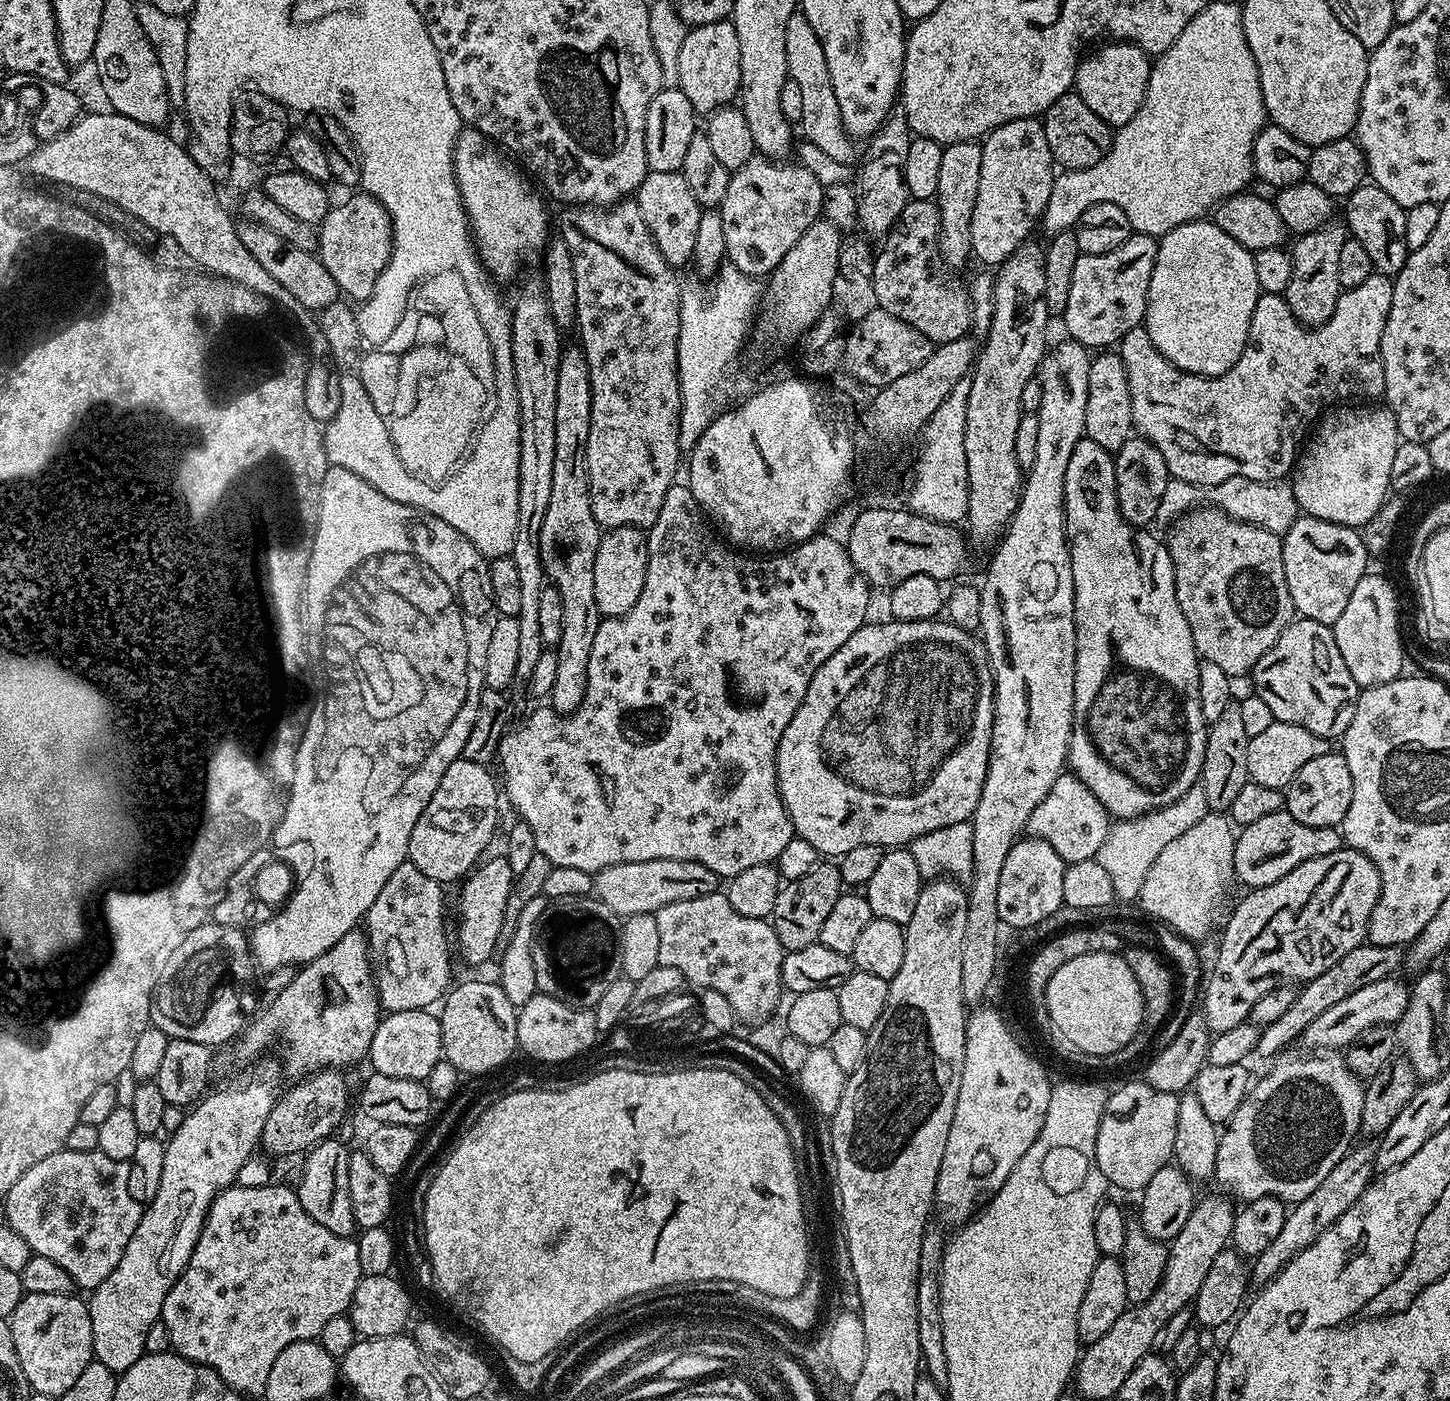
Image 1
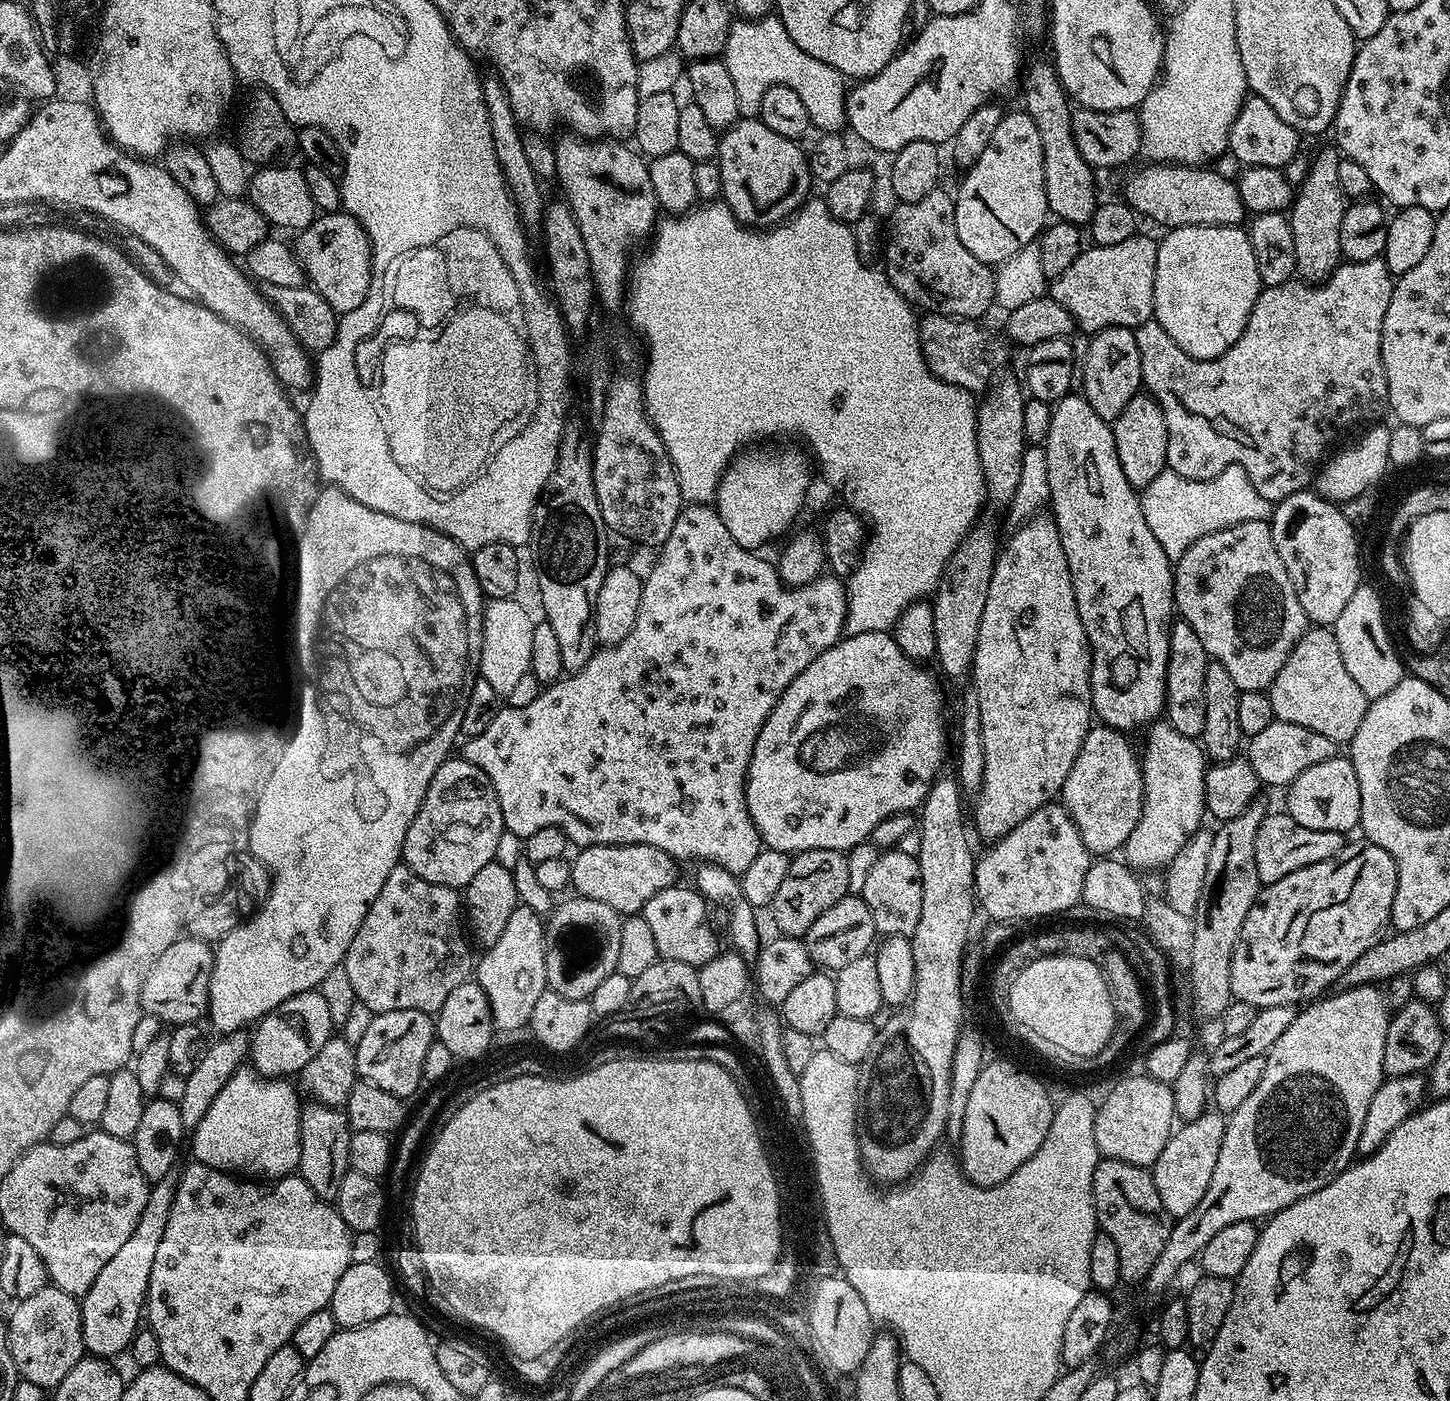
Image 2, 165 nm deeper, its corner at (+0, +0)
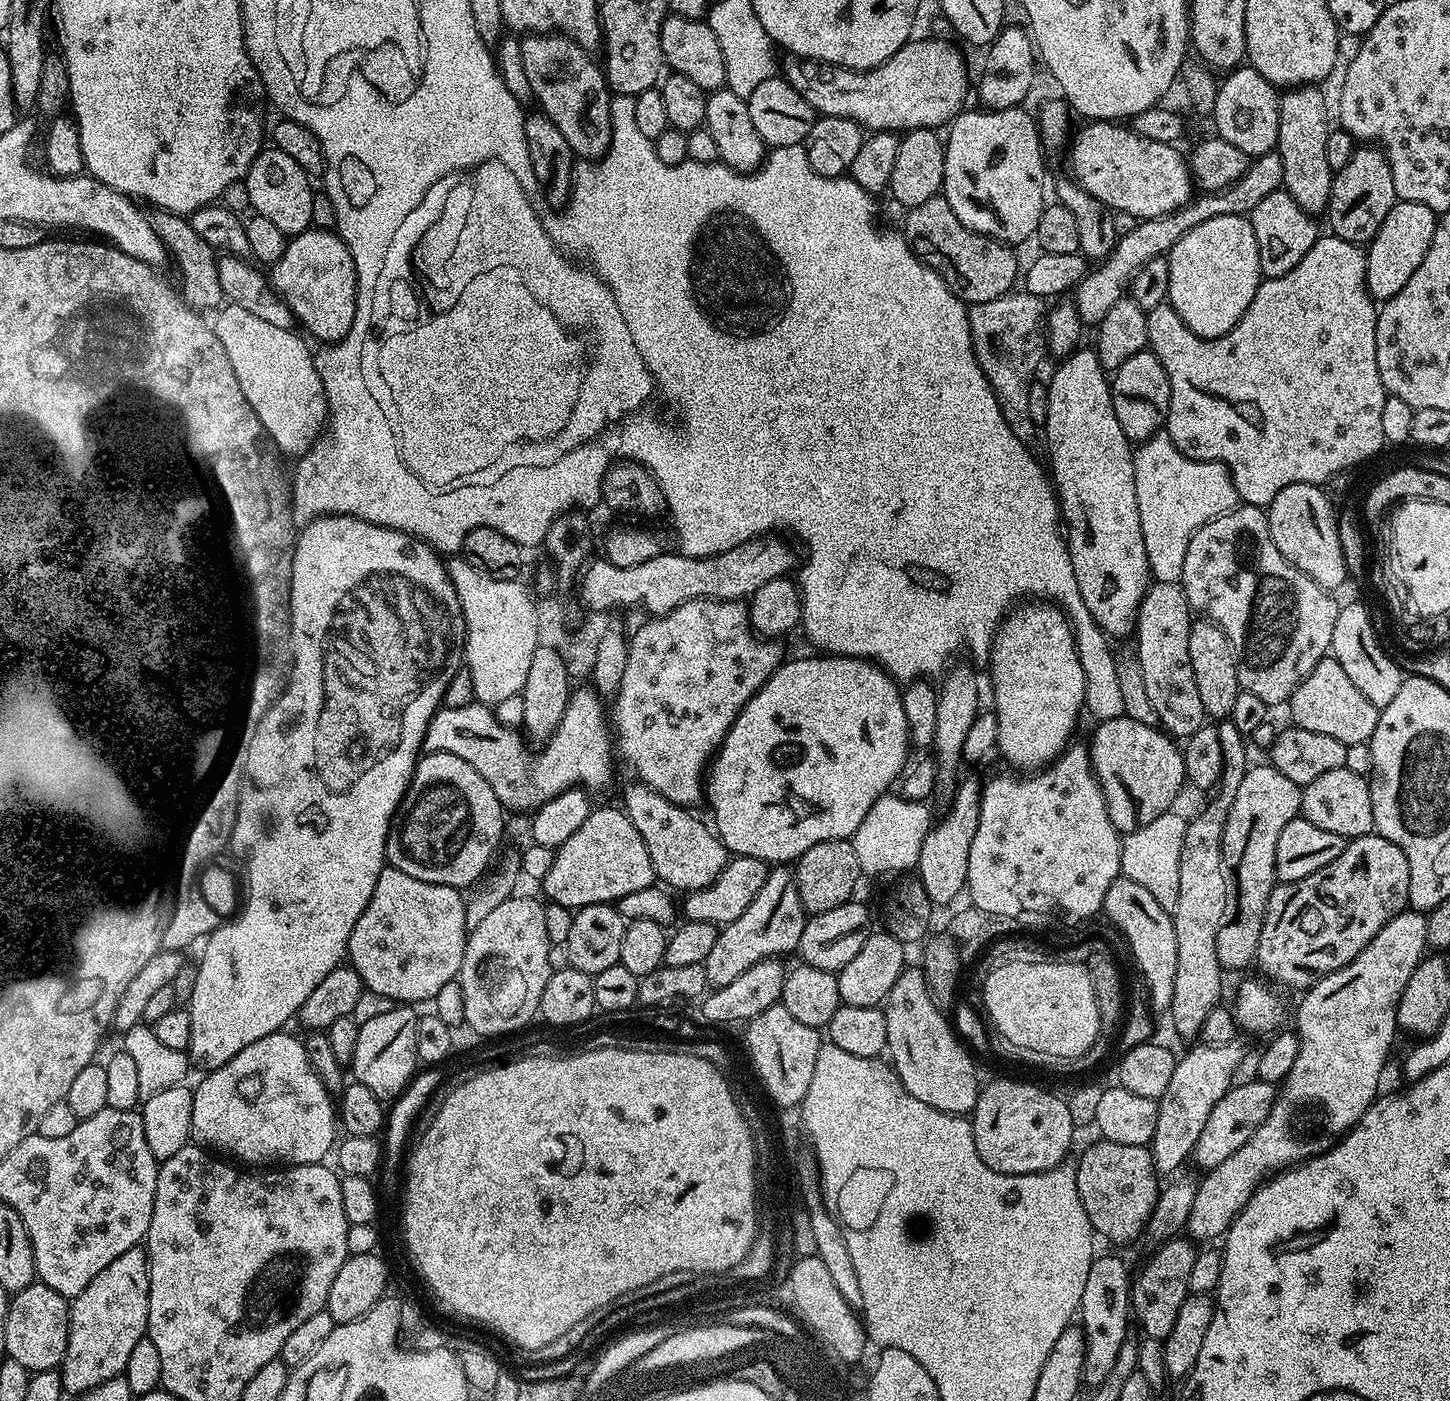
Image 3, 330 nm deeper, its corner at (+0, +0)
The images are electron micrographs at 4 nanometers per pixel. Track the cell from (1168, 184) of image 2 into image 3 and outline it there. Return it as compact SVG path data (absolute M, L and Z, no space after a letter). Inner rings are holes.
M1093 120L1083 125L1080 133L1070 140L1072 148L1071 179L1075 180L1098 202L1102 202L1113 212L1134 214L1137 222L1158 218L1186 206L1194 195L1194 181L1188 170L1187 159L1180 156L1179 147L1166 142L1154 142L1154 138L1142 138L1142 134L1133 132L1131 127L1110 120Z

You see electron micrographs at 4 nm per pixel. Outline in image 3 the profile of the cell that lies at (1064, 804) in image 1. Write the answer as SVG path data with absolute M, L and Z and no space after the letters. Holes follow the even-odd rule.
M1126 715L1099 721L1095 727L1096 733L1092 736L1092 744L1090 743L1092 771L1096 773L1096 781L1106 798L1106 810L1110 814L1110 822L1114 822L1116 831L1121 834L1133 832L1142 824L1154 822L1154 818L1169 811L1176 795L1186 783L1181 745L1159 727L1143 724Z

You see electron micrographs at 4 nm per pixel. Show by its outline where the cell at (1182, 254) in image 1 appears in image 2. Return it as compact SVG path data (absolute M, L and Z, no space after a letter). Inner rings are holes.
M1186 226L1163 234L1164 241L1161 239L1156 245L1152 315L1162 330L1166 330L1166 334L1170 334L1170 338L1174 338L1174 342L1195 360L1218 358L1242 338L1250 310L1254 310L1254 302L1262 291L1258 262L1254 262L1254 246L1250 246L1248 233L1240 226Z

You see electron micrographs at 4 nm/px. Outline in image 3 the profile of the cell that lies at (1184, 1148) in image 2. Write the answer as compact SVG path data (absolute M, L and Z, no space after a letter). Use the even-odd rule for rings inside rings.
M1251 1078L1245 1084L1237 1083L1228 1089L1227 1094L1218 1098L1218 1106L1210 1110L1210 1118L1206 1118L1206 1126L1202 1134L1198 1134L1198 1142L1194 1146L1191 1159L1201 1170L1207 1170L1226 1162L1234 1150L1242 1150L1246 1142L1258 1130L1260 1123L1270 1114L1272 1104L1276 1100L1277 1085L1267 1084L1265 1080Z

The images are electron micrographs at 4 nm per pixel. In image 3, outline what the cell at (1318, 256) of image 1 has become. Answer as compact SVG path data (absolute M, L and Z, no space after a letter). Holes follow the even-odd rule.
M1301 85L1281 95L1278 118L1278 142L1275 152L1282 158L1283 191L1292 195L1302 210L1323 213L1328 206L1334 175L1326 162L1326 138L1330 131L1328 104L1315 85Z

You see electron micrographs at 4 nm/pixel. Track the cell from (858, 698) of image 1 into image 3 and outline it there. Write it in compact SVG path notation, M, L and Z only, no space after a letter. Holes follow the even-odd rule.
M812 655L816 656L808 656L805 660L785 659L780 669L757 690L750 702L746 702L711 761L706 776L706 804L712 807L711 823L714 831L732 856L749 856L763 860L769 866L784 866L799 860L802 854L806 854L806 850L810 850L810 846L818 846L818 842L849 839L858 830L858 826L862 826L862 818L870 814L870 806L874 806L874 802L878 802L878 798L891 789L888 787L892 783L893 787L901 779L909 763L910 741L906 710L902 706L901 685L873 661L860 660L856 656Z

